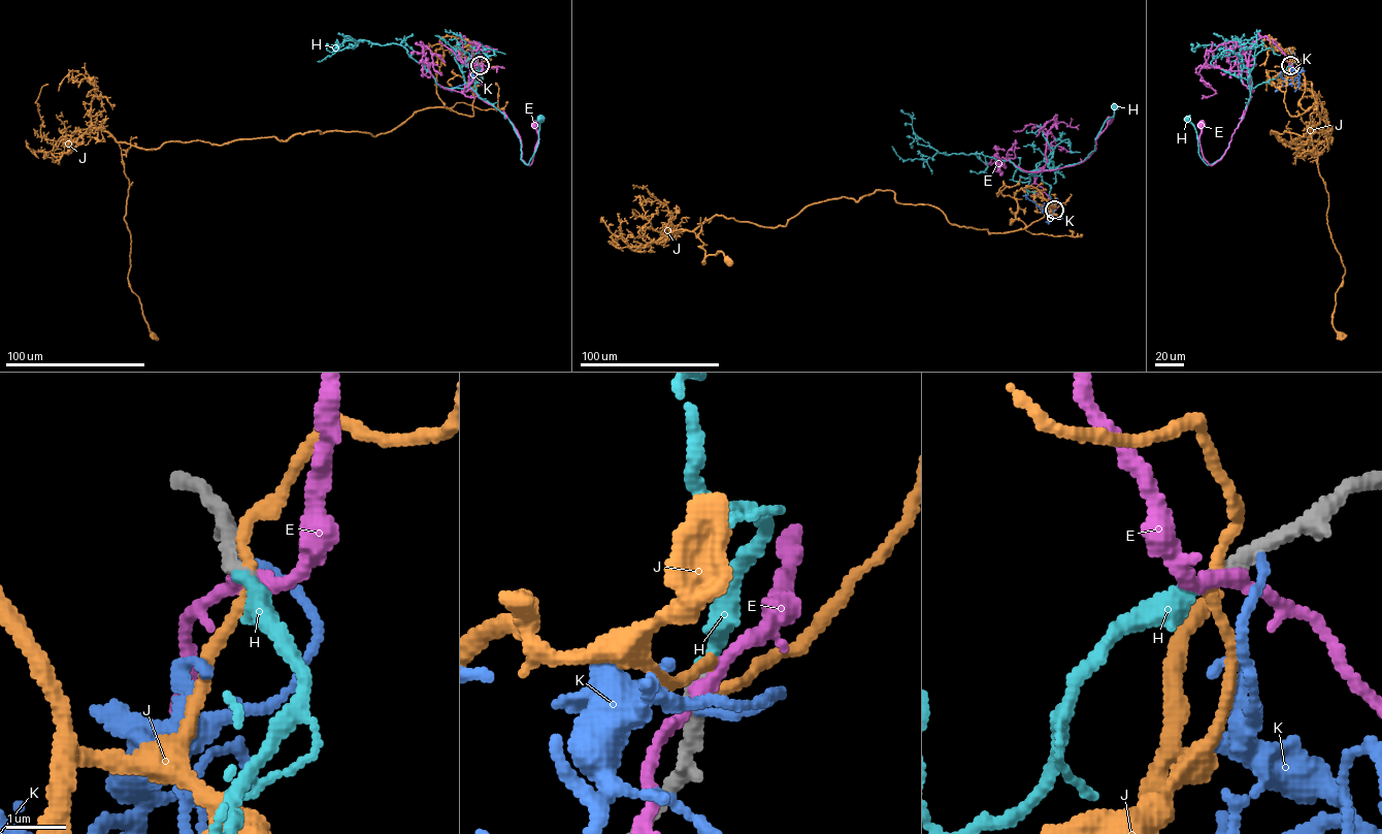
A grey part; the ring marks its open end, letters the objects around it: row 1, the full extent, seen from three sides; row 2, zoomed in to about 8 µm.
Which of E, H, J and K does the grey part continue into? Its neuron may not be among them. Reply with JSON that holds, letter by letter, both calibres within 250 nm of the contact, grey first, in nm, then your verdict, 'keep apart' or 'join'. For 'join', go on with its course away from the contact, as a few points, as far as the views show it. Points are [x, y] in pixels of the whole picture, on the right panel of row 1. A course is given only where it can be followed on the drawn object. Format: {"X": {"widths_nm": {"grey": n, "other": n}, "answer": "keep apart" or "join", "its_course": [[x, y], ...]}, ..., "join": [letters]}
{"E": {"widths_nm": {"grey": 240, "other": 200}, "answer": "keep apart"}, "H": {"widths_nm": {"grey": 200, "other": 260}, "answer": "join", "its_course": [[1290, 65], [1276, 78], [1251, 85], [1228, 147], [1212, 164], [1207, 165], [1198, 154], [1196, 131], [1187, 119]]}, "J": {"widths_nm": {"grey": 240, "other": 180}, "answer": "keep apart"}, "K": {"widths_nm": {"grey": 240, "other": 110}, "answer": "keep apart"}, "join": ["H"]}

